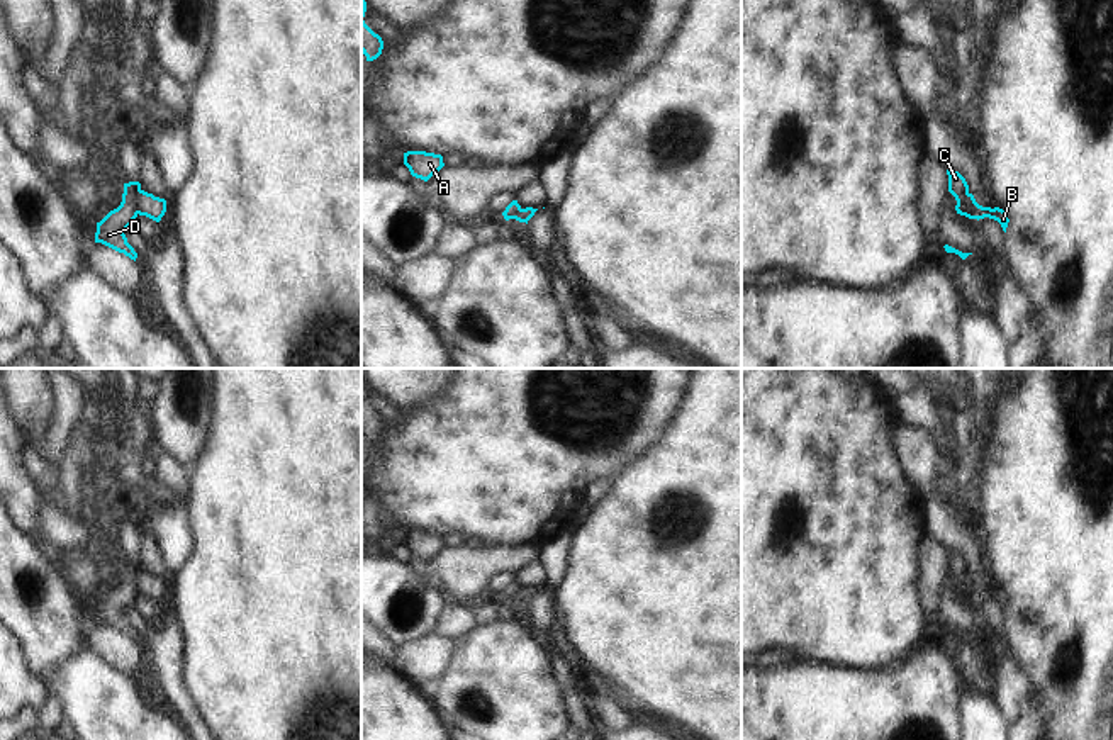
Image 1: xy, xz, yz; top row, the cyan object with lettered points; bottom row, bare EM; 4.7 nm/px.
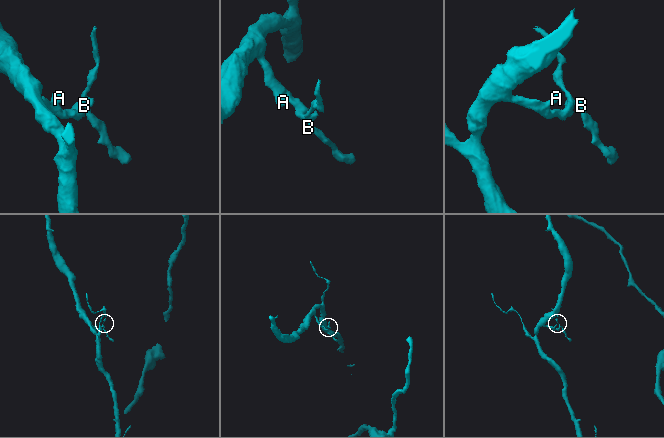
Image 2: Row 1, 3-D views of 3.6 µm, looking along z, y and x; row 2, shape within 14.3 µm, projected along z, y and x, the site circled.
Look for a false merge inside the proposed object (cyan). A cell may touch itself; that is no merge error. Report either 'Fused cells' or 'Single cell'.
Fused cells.

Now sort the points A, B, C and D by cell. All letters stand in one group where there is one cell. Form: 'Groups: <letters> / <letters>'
Groups: A C D / B.

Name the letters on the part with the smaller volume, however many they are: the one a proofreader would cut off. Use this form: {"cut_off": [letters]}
{"cut_off": ["B"]}

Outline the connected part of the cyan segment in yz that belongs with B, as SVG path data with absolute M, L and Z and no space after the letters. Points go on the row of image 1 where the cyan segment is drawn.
M967 193L965 195L965 205L969 209L969 212L979 221L979 219L984 219L984 217L989 217L989 219L994 219L1001 224L1003 231L1006 233L1006 227L1008 227L1008 214L999 209L999 207L982 207L976 202L974 195L972 193Z

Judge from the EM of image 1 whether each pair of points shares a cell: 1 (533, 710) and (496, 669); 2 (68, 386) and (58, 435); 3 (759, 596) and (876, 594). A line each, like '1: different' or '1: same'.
1: same
2: same
3: same

